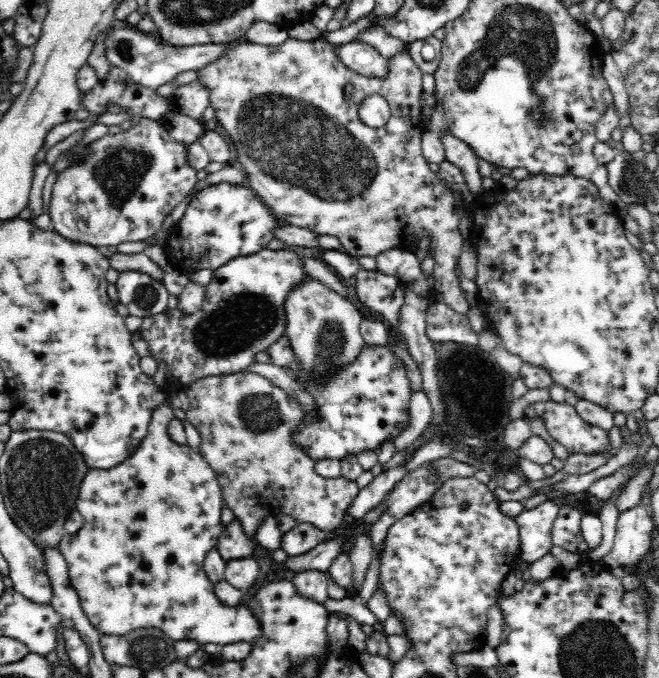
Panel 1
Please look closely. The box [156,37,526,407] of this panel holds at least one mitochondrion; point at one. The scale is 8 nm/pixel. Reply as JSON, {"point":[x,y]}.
{"point":[293,143]}

